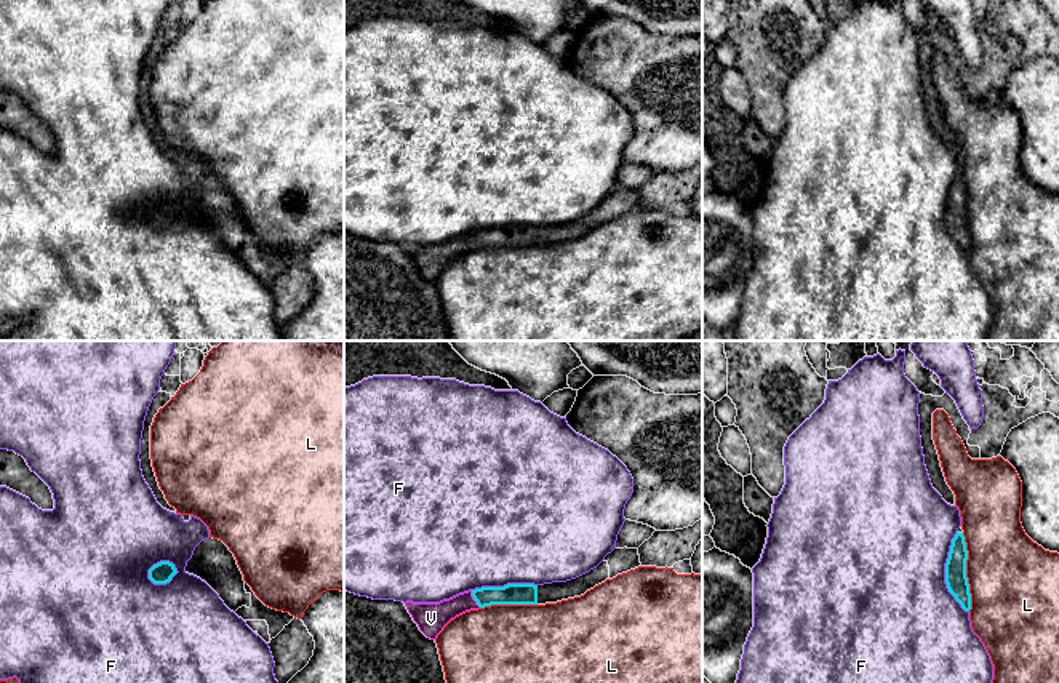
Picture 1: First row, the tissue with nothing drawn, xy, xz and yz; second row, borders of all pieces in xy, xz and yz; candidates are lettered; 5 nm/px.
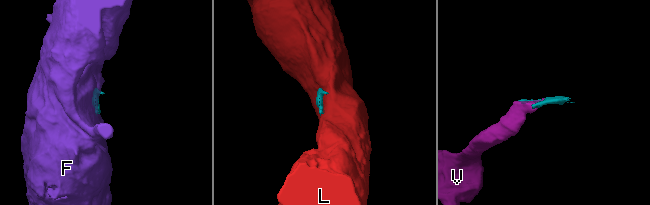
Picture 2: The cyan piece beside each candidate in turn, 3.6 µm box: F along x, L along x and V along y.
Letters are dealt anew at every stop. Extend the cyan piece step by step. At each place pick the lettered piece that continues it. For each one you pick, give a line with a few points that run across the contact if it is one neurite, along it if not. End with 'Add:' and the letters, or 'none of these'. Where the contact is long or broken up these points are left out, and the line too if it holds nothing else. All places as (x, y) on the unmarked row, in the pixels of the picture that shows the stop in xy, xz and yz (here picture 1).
Add: V

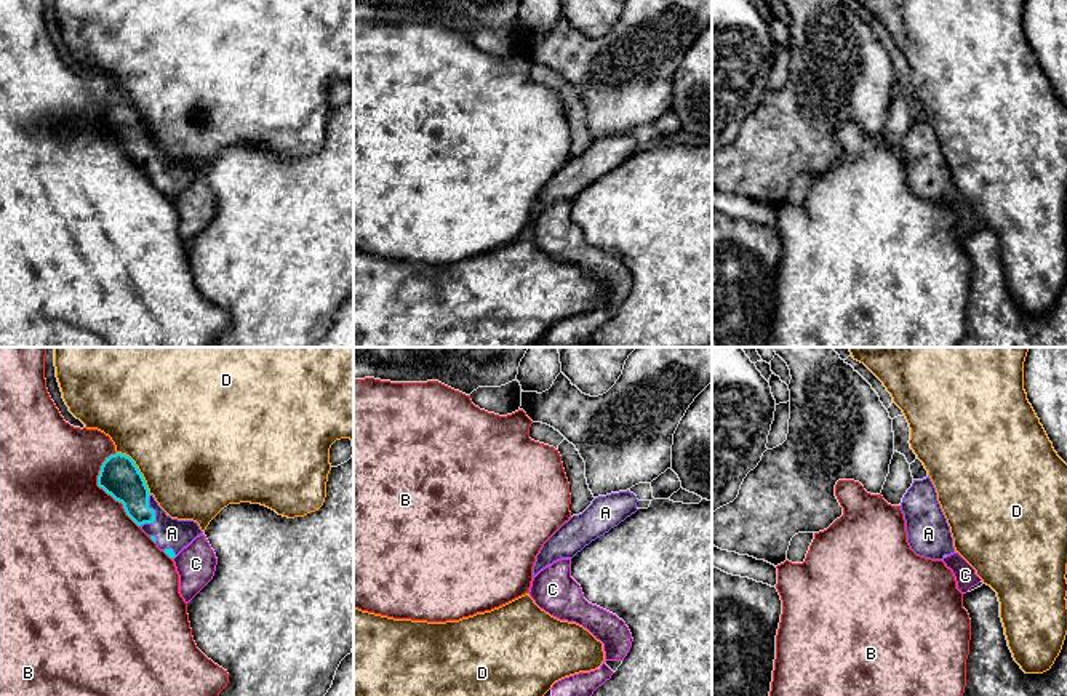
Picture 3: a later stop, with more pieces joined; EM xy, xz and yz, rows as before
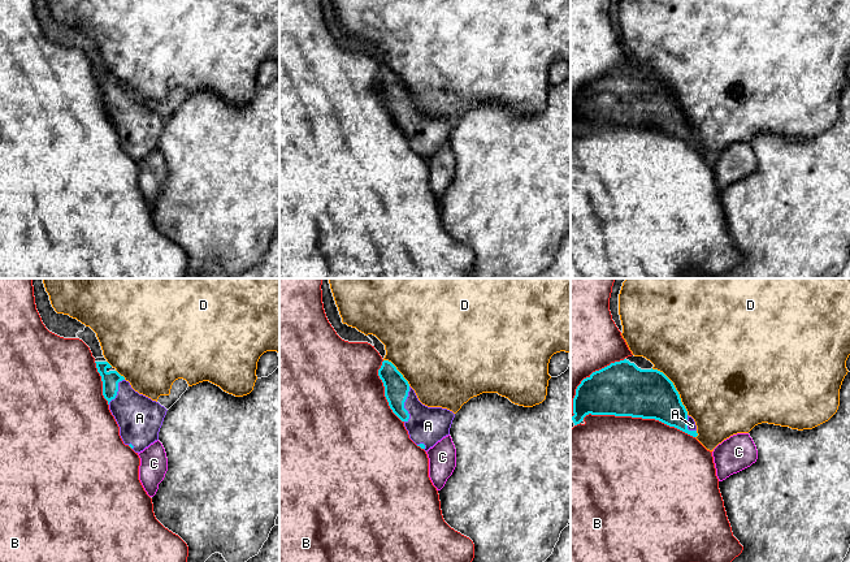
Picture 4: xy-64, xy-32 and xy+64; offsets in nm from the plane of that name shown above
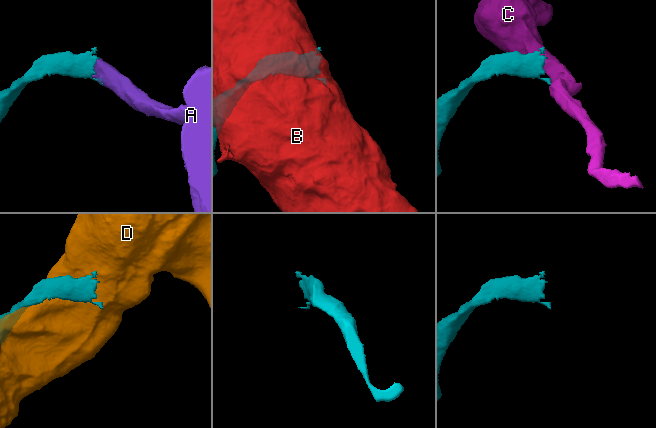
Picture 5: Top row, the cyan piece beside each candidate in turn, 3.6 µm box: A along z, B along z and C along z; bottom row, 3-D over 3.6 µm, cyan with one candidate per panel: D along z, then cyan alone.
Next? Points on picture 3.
A: line xy (120, 120), (154, 157), (171, 175)
Add: A

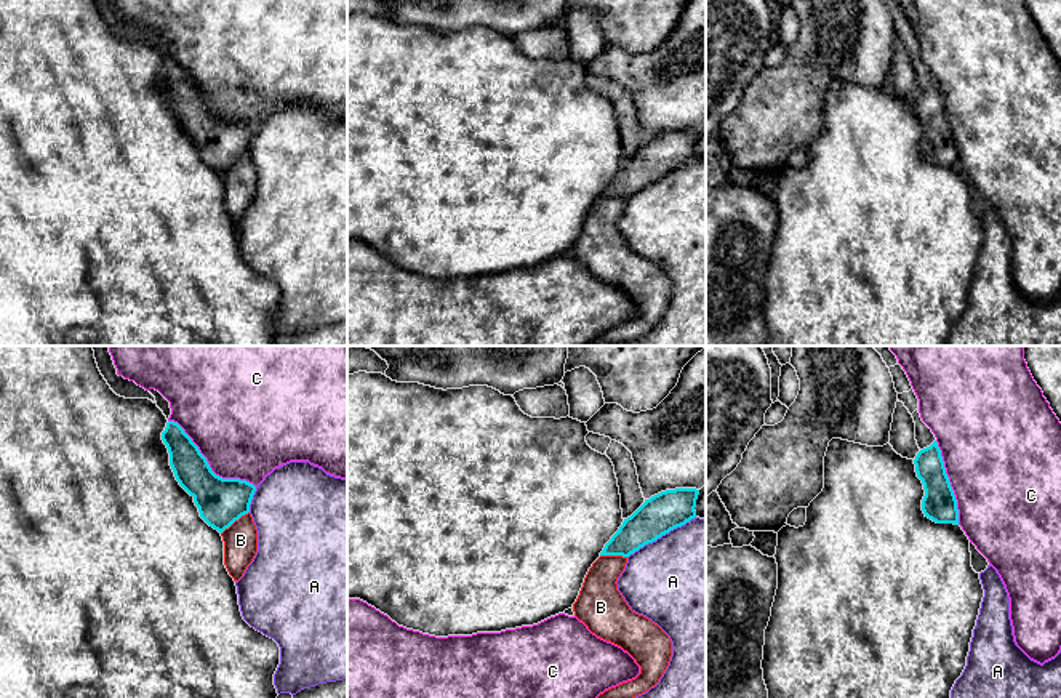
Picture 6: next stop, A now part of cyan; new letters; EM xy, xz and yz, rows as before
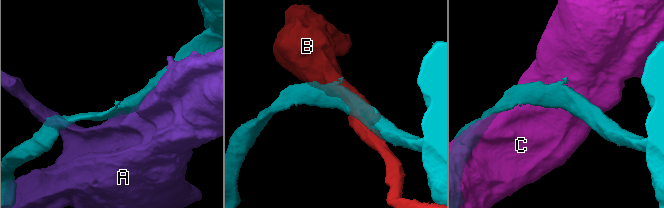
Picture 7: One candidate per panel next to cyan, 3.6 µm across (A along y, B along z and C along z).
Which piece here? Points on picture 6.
Add: none of these

